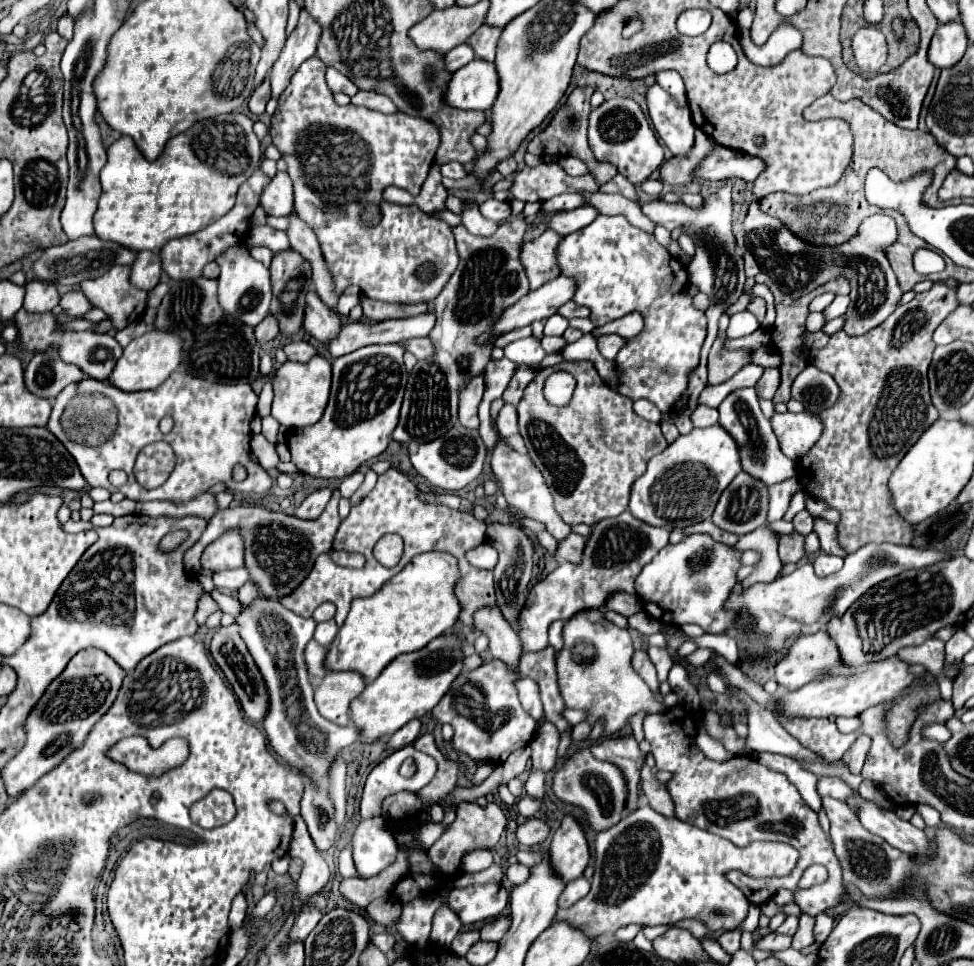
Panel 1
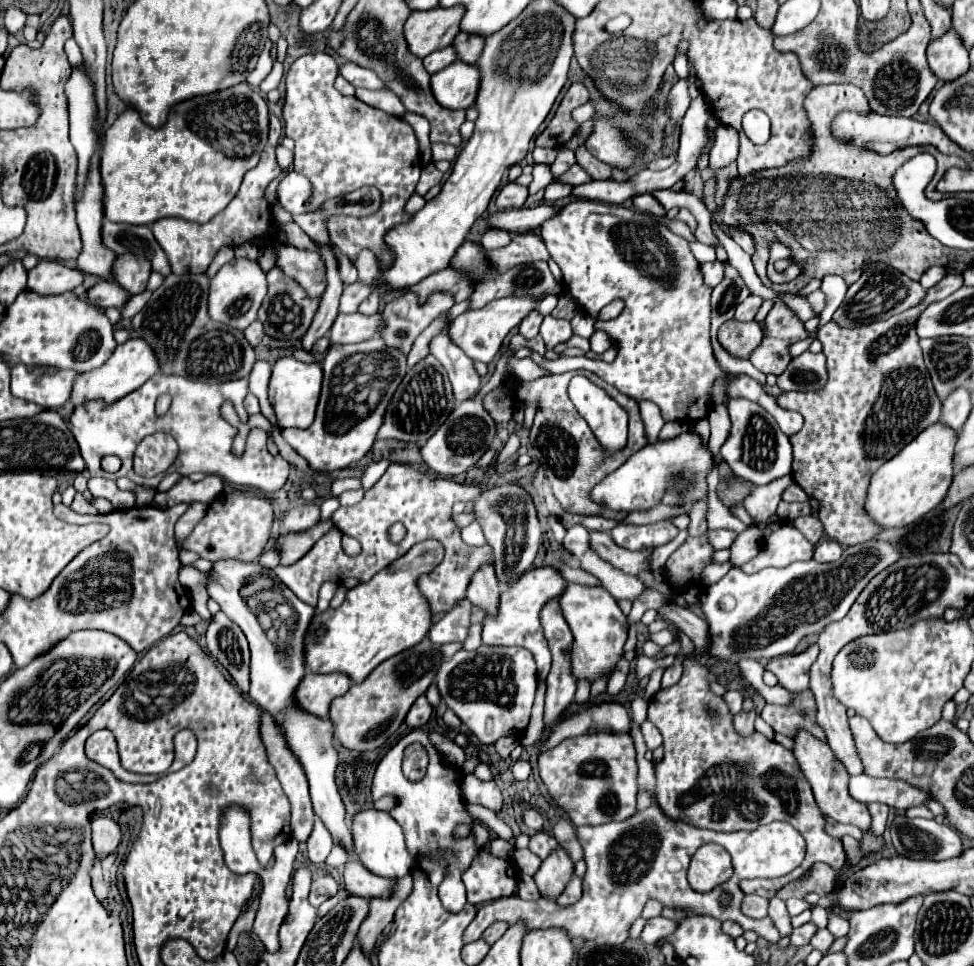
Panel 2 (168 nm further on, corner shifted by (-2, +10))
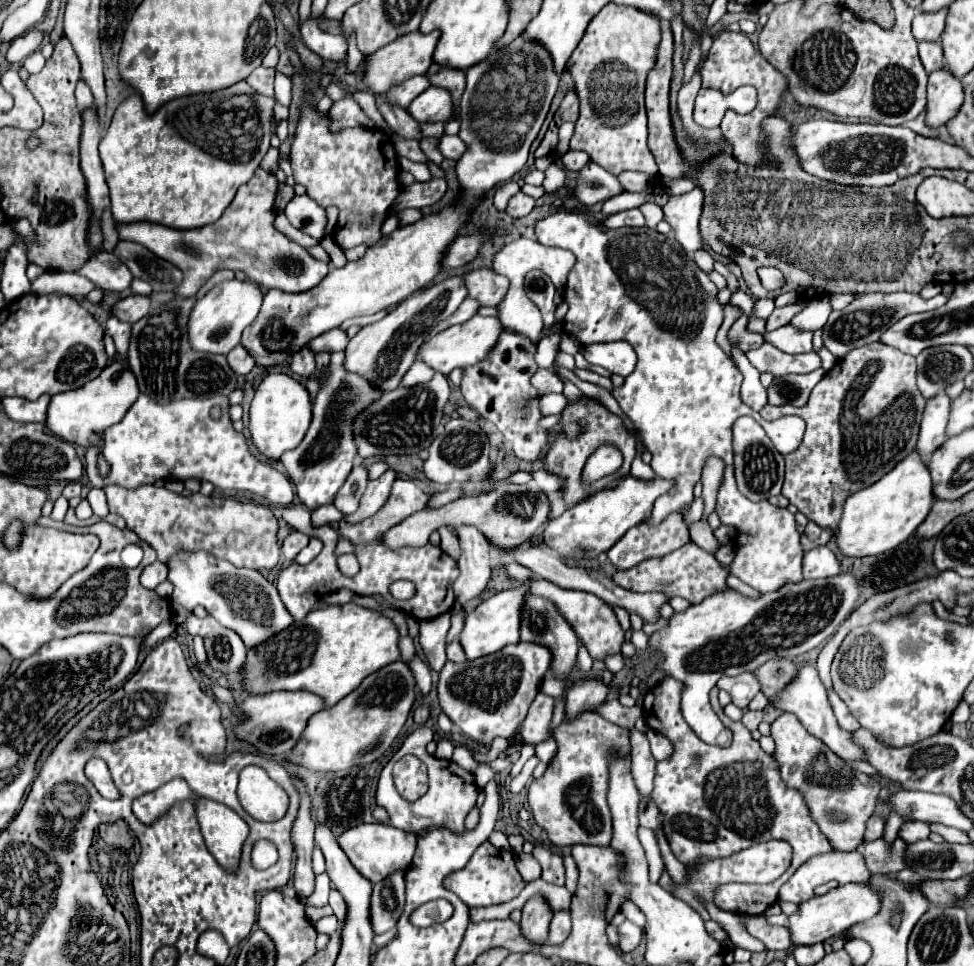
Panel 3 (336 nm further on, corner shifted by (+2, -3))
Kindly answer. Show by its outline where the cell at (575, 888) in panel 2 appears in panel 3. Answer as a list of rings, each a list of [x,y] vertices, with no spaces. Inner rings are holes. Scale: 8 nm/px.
[[[556,910],[550,922],[548,944],[562,944],[570,934],[570,910]]]

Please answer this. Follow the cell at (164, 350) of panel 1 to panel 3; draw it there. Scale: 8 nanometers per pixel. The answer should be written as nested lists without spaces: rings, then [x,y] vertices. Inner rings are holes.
[[[112,360],[98,378],[86,382],[82,388],[54,396],[48,406],[46,426],[54,436],[62,436],[62,440],[86,448],[100,440],[104,428],[120,422],[126,410],[138,400],[138,396],[140,396],[140,388],[134,378],[134,372],[126,364]]]

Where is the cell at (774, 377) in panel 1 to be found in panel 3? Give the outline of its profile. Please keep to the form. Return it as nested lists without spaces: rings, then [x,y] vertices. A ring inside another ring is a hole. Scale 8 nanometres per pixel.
[[[764,342],[760,348],[746,352],[750,364],[758,372],[770,372],[772,376],[786,376],[786,374],[806,374],[820,368],[820,358],[812,354],[786,354]]]

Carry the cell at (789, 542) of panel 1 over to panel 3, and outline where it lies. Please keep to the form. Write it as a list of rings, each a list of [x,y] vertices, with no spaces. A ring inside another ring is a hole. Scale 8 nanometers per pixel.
[[[808,522],[804,534],[802,534],[802,548],[808,552],[810,548],[818,548],[818,546],[824,546],[828,544],[828,540],[832,538],[834,534],[830,530],[824,530],[824,528],[818,528],[814,522]]]

